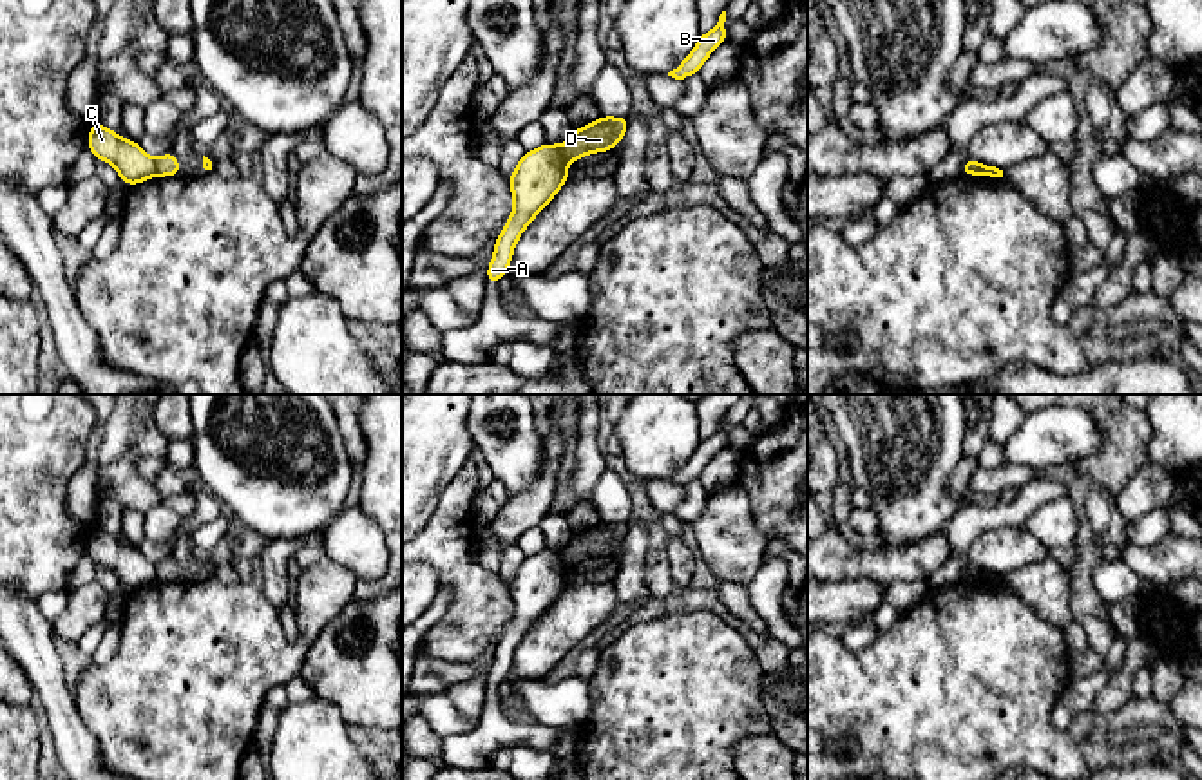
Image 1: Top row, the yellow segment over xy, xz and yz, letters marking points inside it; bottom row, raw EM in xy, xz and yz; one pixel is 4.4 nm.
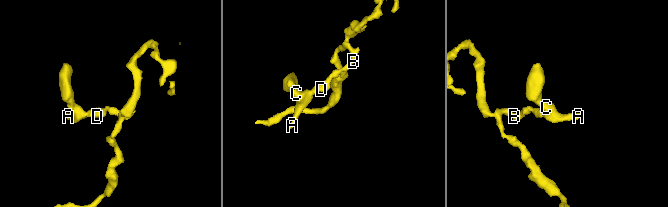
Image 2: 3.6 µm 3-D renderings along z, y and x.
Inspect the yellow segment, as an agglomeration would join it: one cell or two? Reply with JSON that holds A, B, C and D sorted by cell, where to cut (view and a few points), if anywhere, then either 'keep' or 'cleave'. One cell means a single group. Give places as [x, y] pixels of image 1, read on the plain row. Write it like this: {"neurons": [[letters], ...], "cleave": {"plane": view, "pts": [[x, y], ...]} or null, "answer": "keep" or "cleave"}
{"neurons": [["A", "C"], ["B", "D"]], "cleave": {"plane": "xy", "pts": [[154, 567], [158, 580]]}, "answer": "cleave"}

